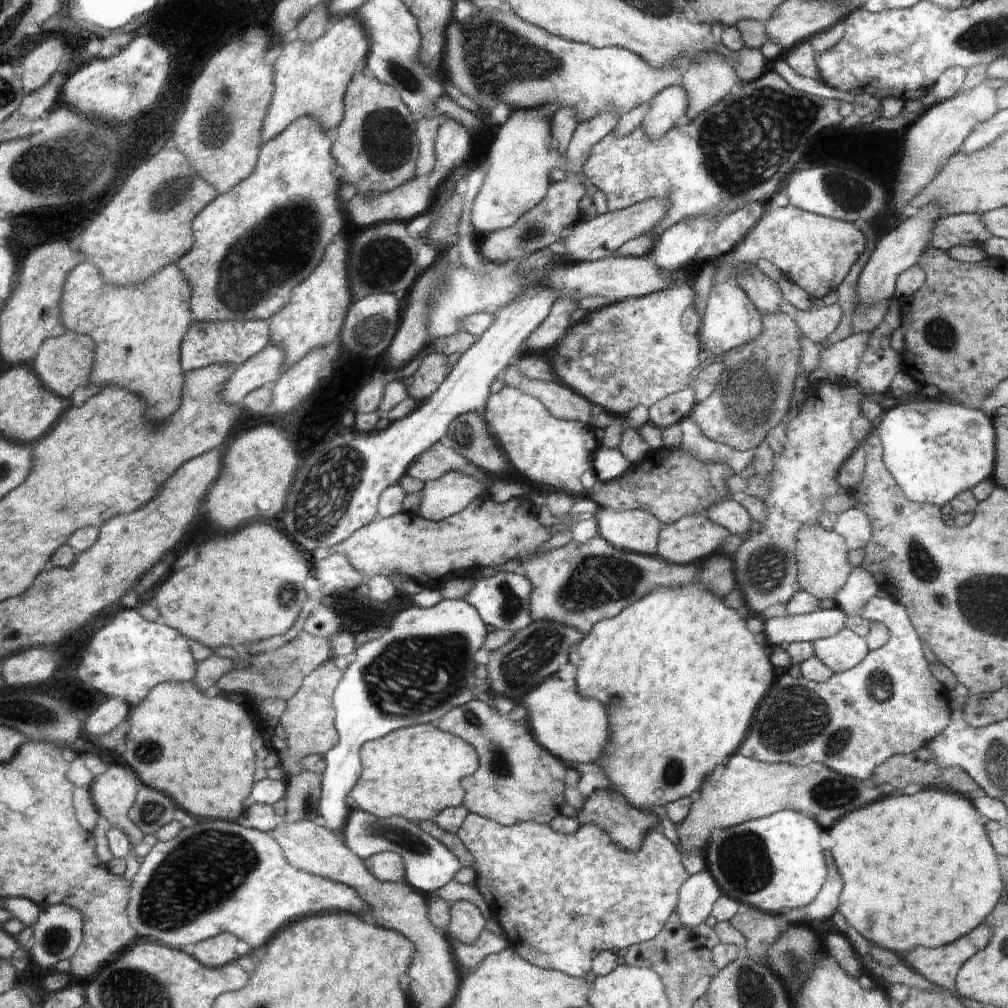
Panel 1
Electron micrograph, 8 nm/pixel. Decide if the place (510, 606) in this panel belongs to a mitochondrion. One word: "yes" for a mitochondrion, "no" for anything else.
yes

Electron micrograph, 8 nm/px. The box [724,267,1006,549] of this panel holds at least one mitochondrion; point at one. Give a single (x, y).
(938, 331)

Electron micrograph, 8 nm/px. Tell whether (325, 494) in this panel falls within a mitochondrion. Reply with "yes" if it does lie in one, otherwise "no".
yes

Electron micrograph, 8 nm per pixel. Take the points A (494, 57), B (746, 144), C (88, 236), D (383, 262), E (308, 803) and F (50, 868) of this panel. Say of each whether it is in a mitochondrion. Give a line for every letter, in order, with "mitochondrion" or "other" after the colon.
A: mitochondrion
B: mitochondrion
C: other
D: mitochondrion
E: mitochondrion
F: other

